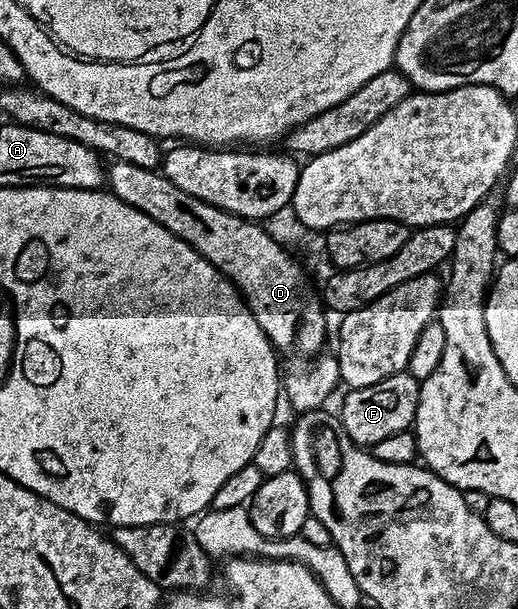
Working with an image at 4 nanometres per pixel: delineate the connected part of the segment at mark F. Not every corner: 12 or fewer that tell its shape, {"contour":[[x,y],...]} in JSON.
{"contour":[[405,371],[348,389],[344,434],[371,447],[415,422],[420,382]]}

